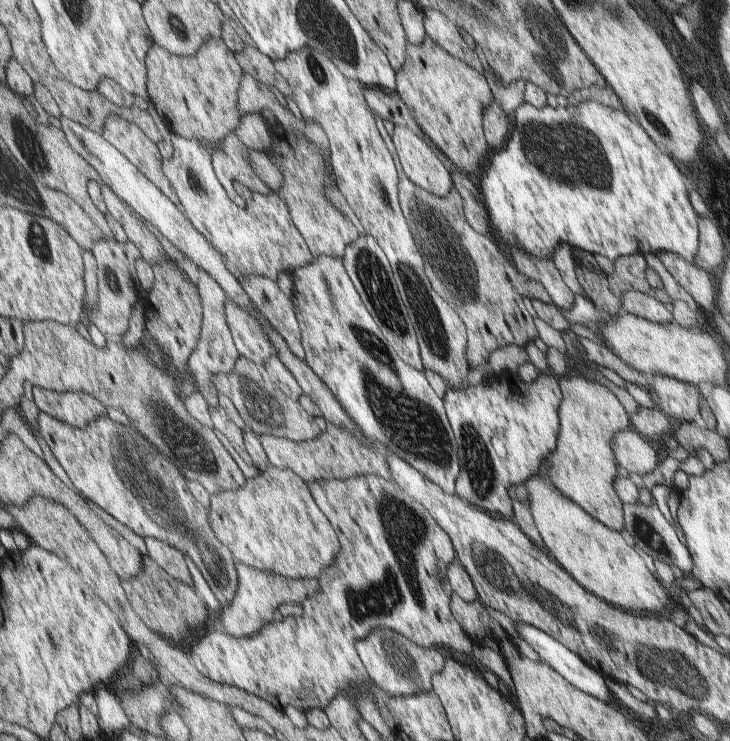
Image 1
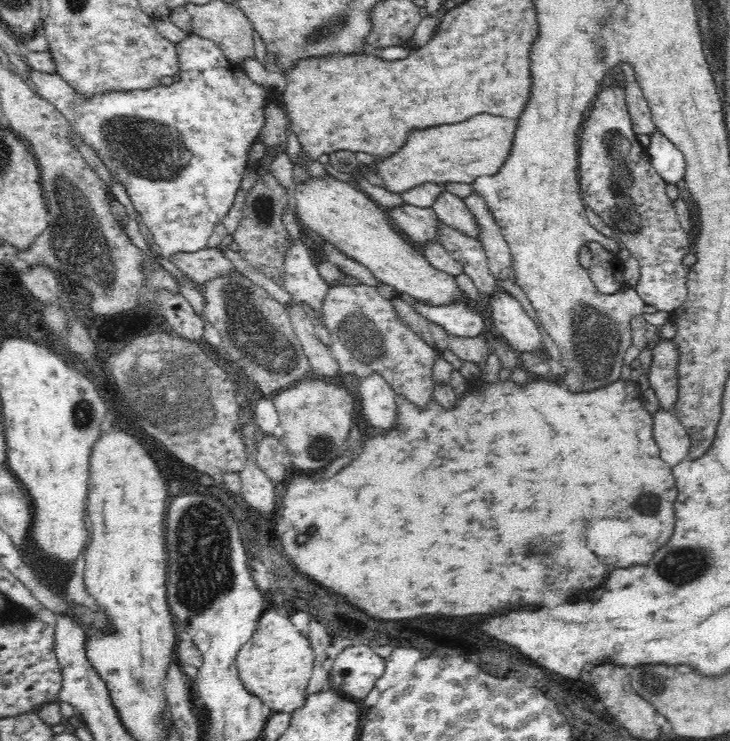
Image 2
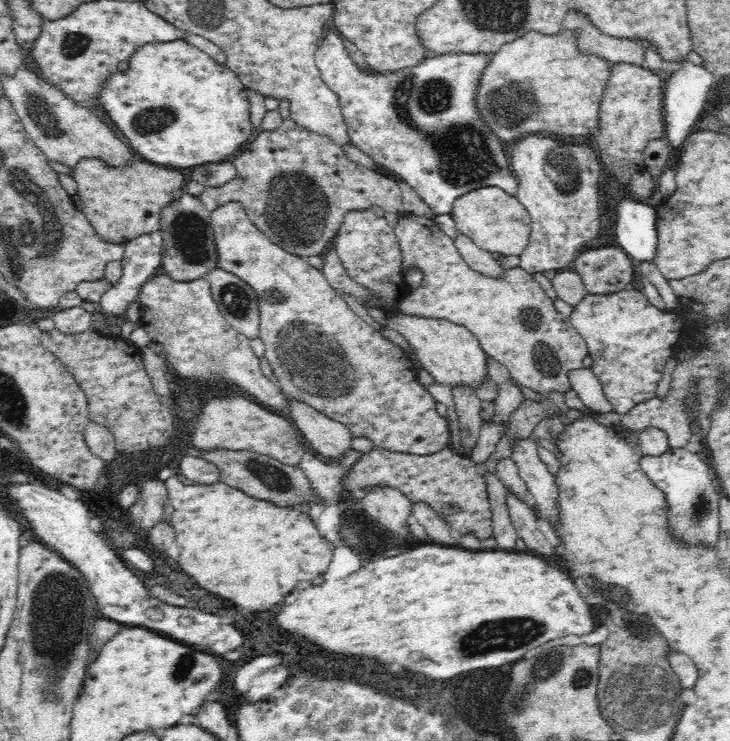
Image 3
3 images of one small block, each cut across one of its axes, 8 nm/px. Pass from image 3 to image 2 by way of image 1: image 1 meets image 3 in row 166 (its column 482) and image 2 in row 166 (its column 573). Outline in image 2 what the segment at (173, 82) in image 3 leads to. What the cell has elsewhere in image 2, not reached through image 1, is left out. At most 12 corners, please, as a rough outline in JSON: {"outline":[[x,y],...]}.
{"outline":[[211,40],[88,99],[29,71],[161,256],[206,248],[268,93]]}

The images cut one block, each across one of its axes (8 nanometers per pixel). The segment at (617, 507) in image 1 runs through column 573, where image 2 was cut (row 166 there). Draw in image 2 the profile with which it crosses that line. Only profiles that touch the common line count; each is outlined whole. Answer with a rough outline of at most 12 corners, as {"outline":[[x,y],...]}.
{"outline":[[476,113],[376,159],[384,188],[499,171],[518,120]]}

